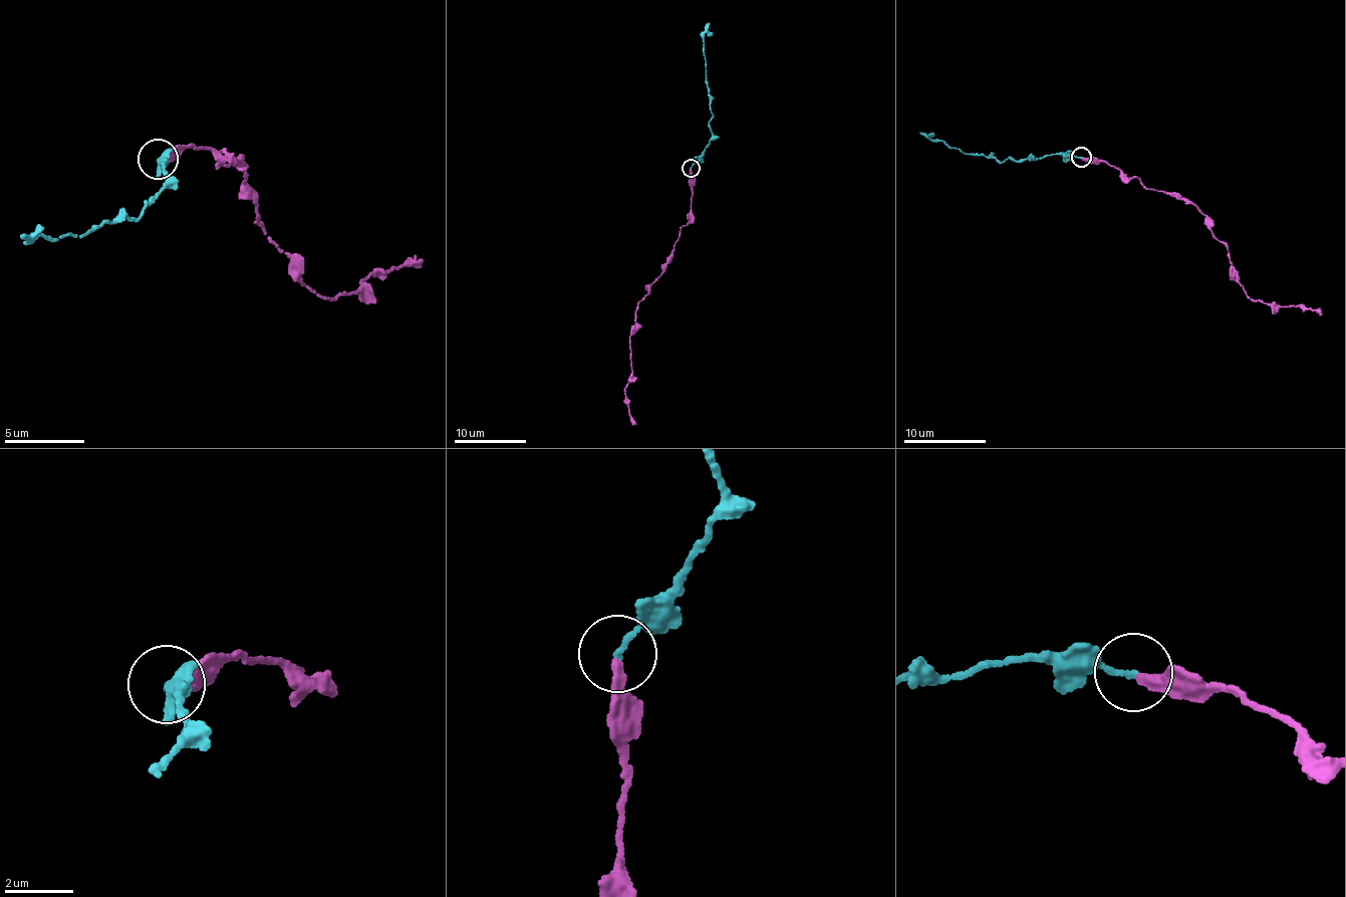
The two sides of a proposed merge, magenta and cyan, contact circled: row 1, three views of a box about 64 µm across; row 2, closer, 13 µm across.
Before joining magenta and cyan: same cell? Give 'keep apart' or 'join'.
join

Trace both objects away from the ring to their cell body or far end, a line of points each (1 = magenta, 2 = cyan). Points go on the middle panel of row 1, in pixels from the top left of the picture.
1: (690, 168), (689, 221), (682, 226), (664, 271), (637, 302), (631, 379), (624, 389), (635, 424)
2: (690, 168), (712, 138), (711, 102), (706, 84), (703, 48), (704, 31), (710, 23)

